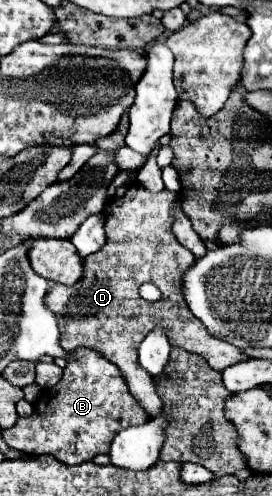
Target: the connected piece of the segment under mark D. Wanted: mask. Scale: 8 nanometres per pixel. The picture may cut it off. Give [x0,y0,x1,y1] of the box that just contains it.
[44,182,246,416]

